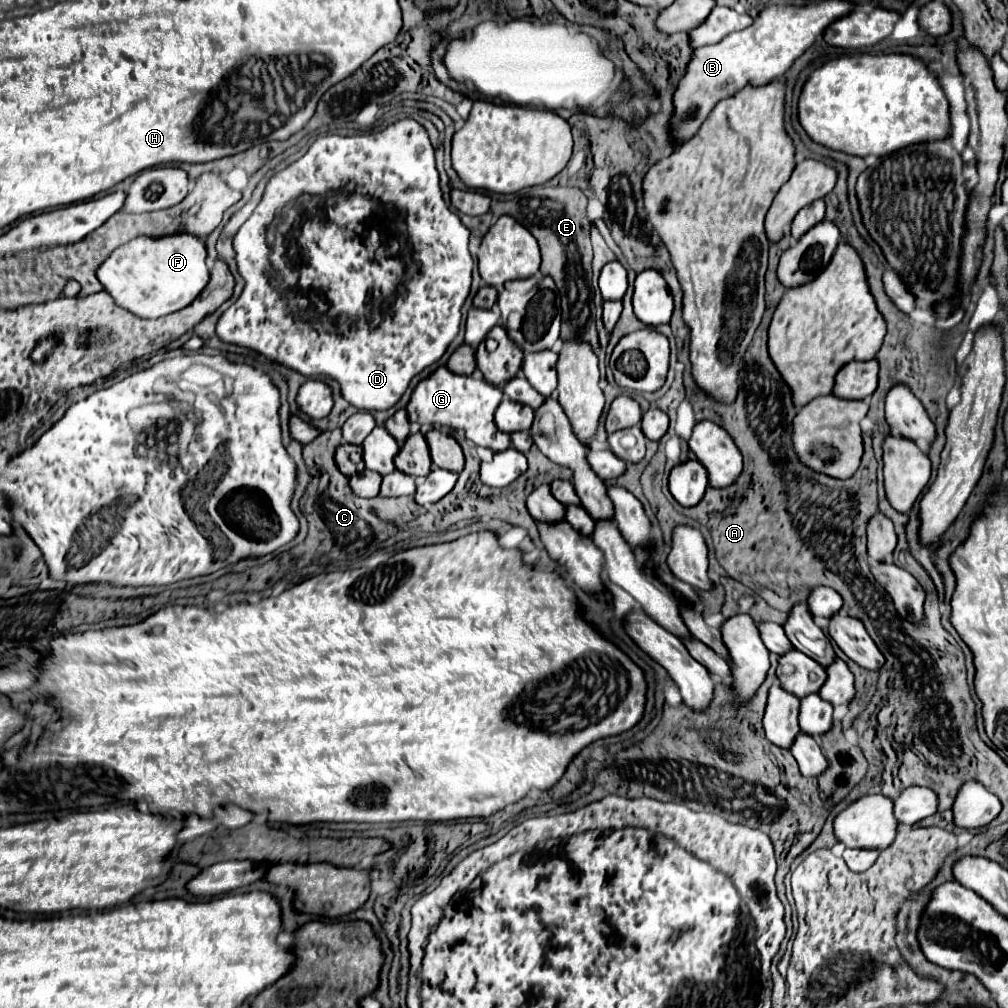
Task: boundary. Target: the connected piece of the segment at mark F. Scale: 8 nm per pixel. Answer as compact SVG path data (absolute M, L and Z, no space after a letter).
M180 233L164 239L140 237L128 241L100 265L96 277L120 307L144 319L158 319L190 305L206 287L210 271L206 267L204 241L194 235Z

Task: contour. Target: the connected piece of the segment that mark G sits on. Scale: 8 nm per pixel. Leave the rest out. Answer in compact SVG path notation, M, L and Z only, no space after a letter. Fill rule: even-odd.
M438 367L430 377L418 383L406 411L412 423L448 425L452 429L462 429L466 439L470 439L474 445L482 445L492 451L504 451L510 447L510 435L500 431L494 423L494 411L502 397L504 393L488 381L476 381L474 377L462 377L448 371L446 367Z

